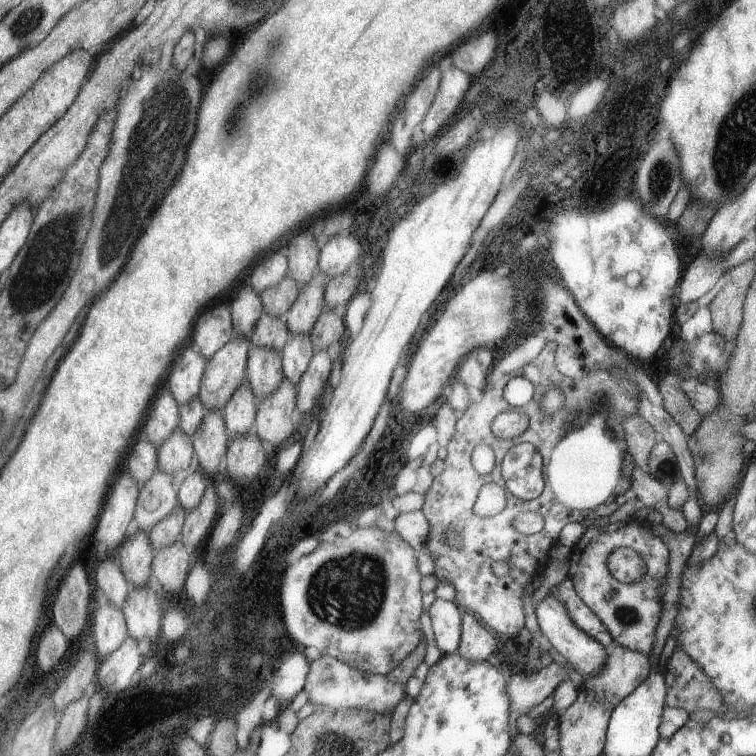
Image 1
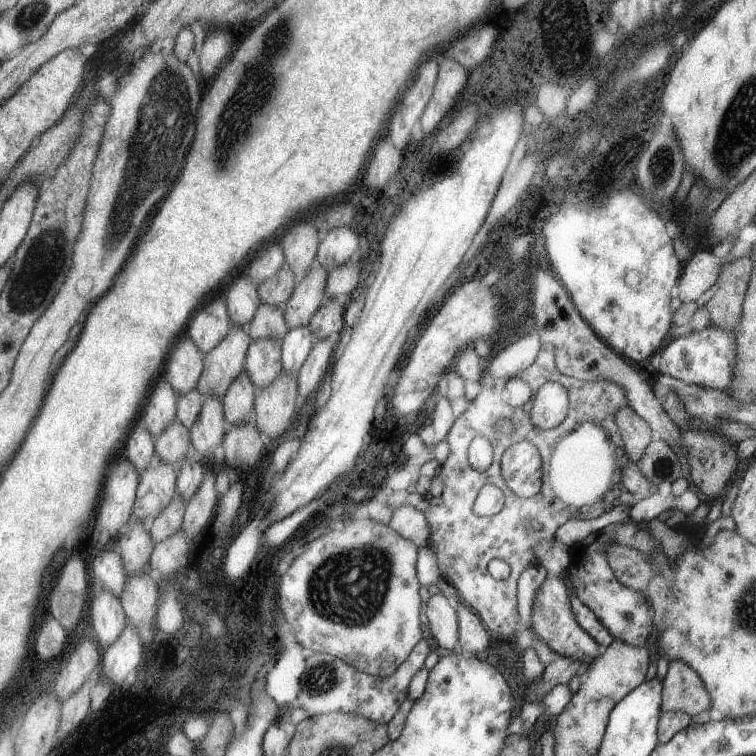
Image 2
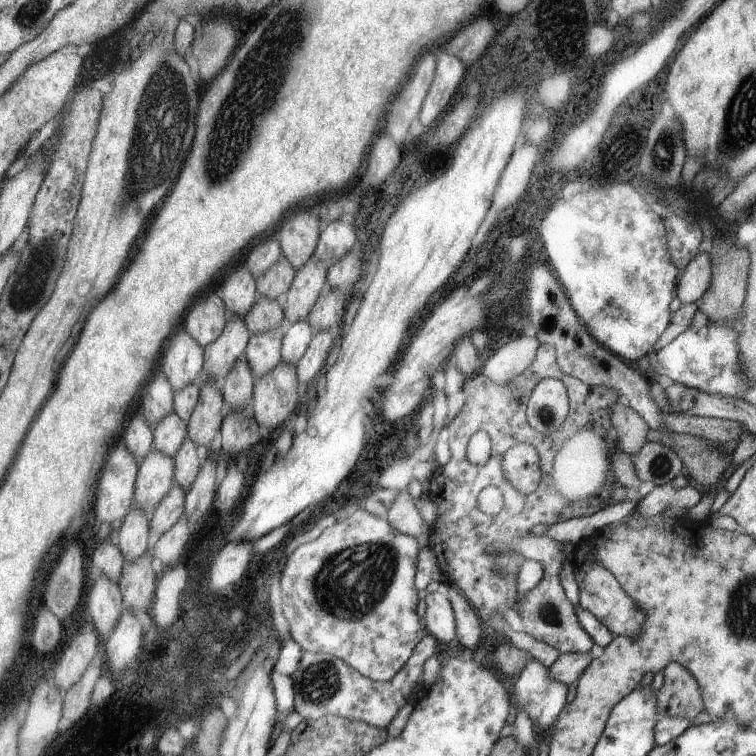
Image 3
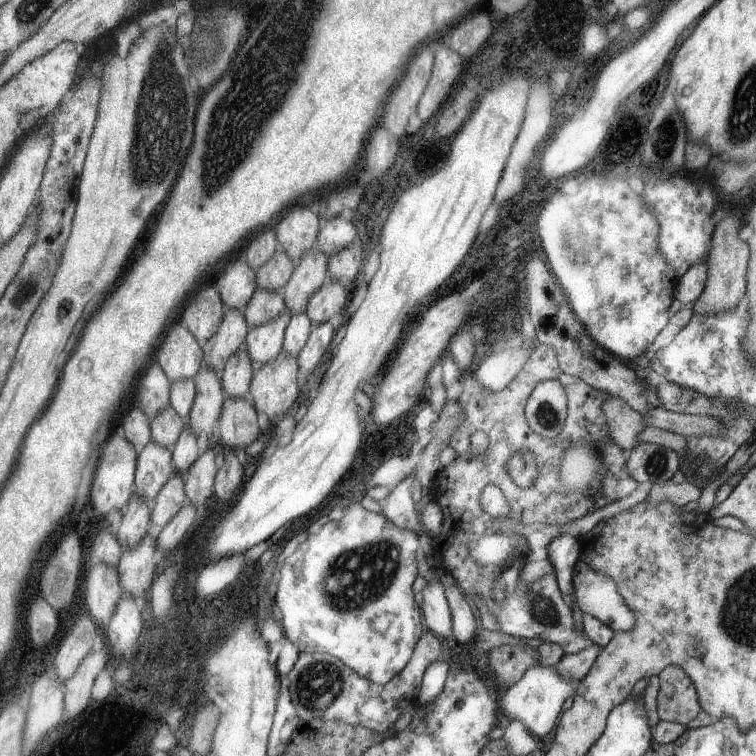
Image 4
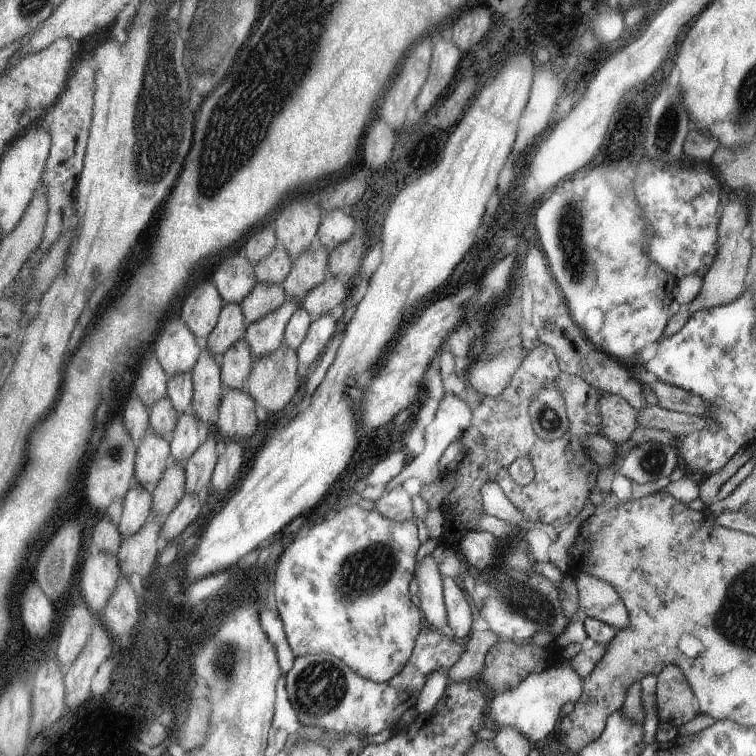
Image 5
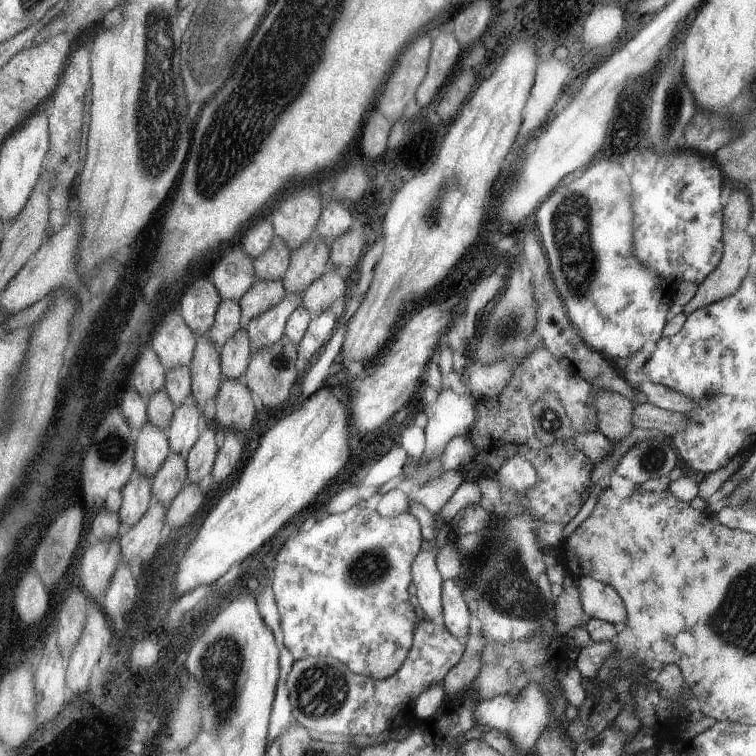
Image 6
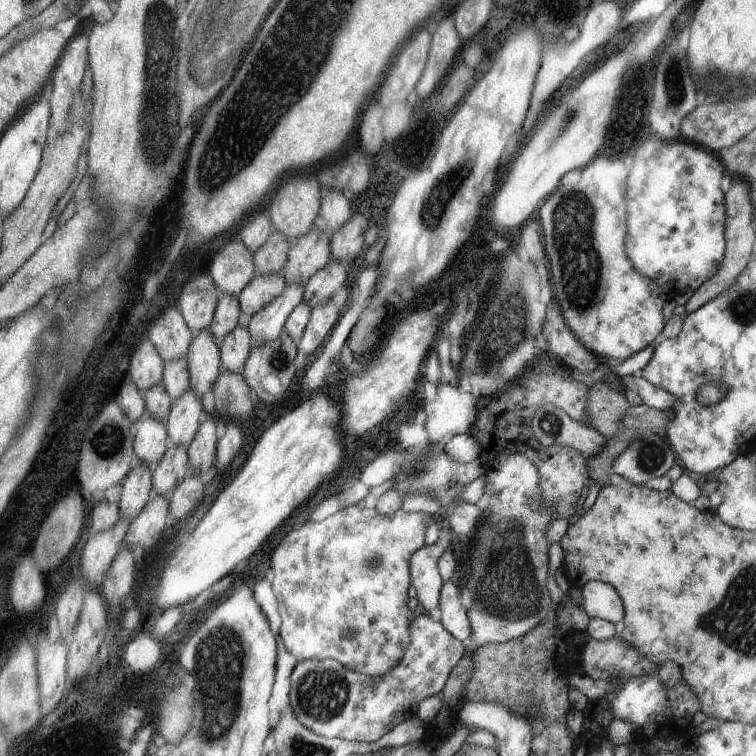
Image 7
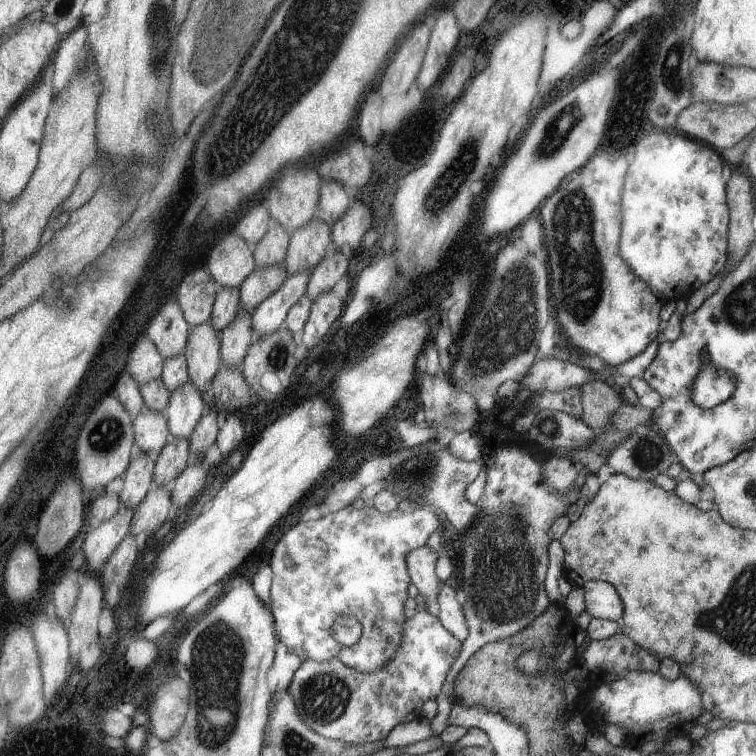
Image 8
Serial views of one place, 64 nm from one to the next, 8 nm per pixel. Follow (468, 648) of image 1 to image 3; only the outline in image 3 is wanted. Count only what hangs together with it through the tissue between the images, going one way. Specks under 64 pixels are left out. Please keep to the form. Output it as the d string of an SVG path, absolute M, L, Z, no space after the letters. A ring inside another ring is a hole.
M446 584L442 590L446 593L453 609L458 642L464 648L476 650L487 630L481 630L480 618L476 616L474 608L454 586Z

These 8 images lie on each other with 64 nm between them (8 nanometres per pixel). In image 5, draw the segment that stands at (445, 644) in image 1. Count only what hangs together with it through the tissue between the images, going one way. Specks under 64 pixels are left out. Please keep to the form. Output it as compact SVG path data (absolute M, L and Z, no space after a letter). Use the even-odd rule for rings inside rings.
M426 555L418 564L416 582L418 582L418 596L420 608L425 612L428 627L437 628L438 632L449 632L448 610L443 596L443 575L438 571L434 557Z

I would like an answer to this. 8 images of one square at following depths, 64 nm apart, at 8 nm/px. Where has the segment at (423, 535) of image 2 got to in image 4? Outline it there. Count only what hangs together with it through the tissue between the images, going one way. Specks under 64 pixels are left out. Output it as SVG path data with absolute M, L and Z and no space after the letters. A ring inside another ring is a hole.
M406 483L396 486L381 503L381 514L395 526L418 531L420 534L423 531L421 516L416 514L416 504L411 495Z

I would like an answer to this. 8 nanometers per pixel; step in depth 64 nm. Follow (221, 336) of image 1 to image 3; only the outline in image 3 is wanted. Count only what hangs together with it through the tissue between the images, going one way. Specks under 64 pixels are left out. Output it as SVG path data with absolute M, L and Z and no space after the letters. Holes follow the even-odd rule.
M210 292L190 308L182 330L186 331L202 348L216 342L226 328L228 310L221 295Z

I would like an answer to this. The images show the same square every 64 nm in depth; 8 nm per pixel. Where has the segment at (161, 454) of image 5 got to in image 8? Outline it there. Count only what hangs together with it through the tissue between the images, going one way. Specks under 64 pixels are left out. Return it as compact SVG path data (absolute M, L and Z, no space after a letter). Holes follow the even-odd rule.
M145 406L134 419L134 432L137 439L136 452L148 454L156 462L160 451L170 439L165 415Z

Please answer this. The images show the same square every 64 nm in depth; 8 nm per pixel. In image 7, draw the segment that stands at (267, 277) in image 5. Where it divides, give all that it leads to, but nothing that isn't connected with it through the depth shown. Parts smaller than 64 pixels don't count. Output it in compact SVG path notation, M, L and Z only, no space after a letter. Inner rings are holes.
M273 230L262 248L253 253L255 274L282 274L289 260L291 246L289 237Z

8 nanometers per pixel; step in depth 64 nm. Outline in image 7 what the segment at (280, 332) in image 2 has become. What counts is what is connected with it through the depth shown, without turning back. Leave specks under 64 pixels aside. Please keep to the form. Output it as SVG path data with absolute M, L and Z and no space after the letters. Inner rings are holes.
M255 274L237 296L240 306L239 325L248 326L253 316L277 299L287 286L281 274Z

